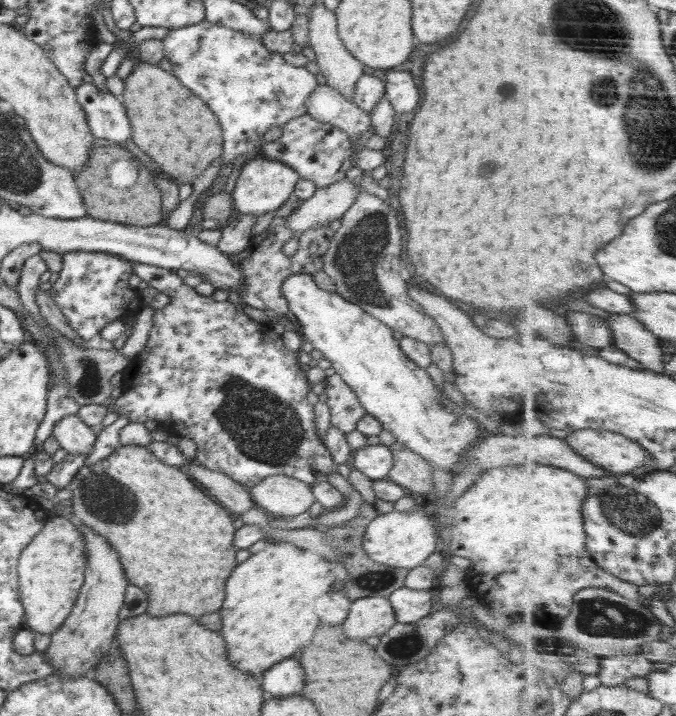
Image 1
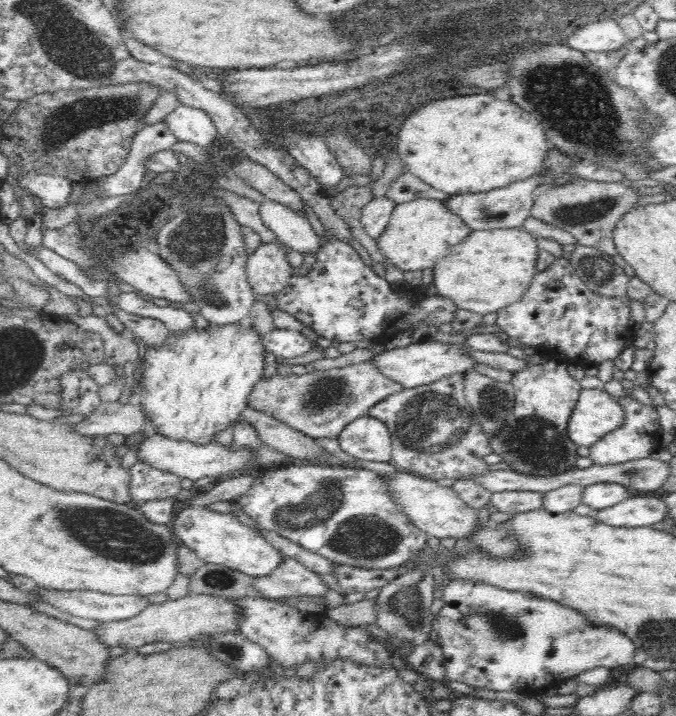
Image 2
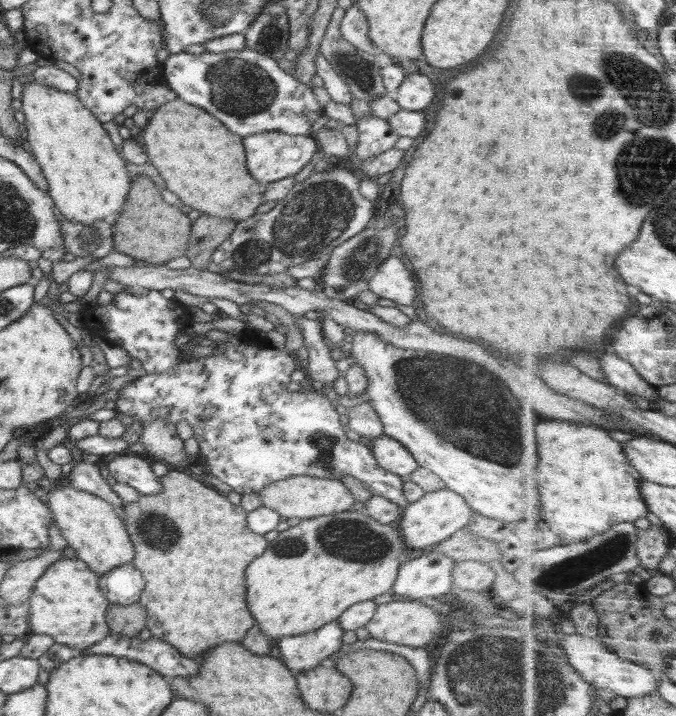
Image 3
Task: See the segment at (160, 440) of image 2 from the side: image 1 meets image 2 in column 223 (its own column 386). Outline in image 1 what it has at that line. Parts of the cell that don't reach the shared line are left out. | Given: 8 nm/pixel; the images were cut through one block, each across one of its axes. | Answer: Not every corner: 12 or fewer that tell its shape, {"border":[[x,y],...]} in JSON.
{"border":[[367,445],[350,465],[368,478],[386,479],[394,464],[390,447]]}

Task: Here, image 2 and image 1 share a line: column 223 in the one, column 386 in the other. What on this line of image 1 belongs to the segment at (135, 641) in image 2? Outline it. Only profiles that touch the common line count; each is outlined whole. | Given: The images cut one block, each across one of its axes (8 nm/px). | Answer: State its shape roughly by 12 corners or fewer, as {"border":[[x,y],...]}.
{"border":[[389,598],[351,601],[341,625],[349,639],[386,634],[396,623]]}

